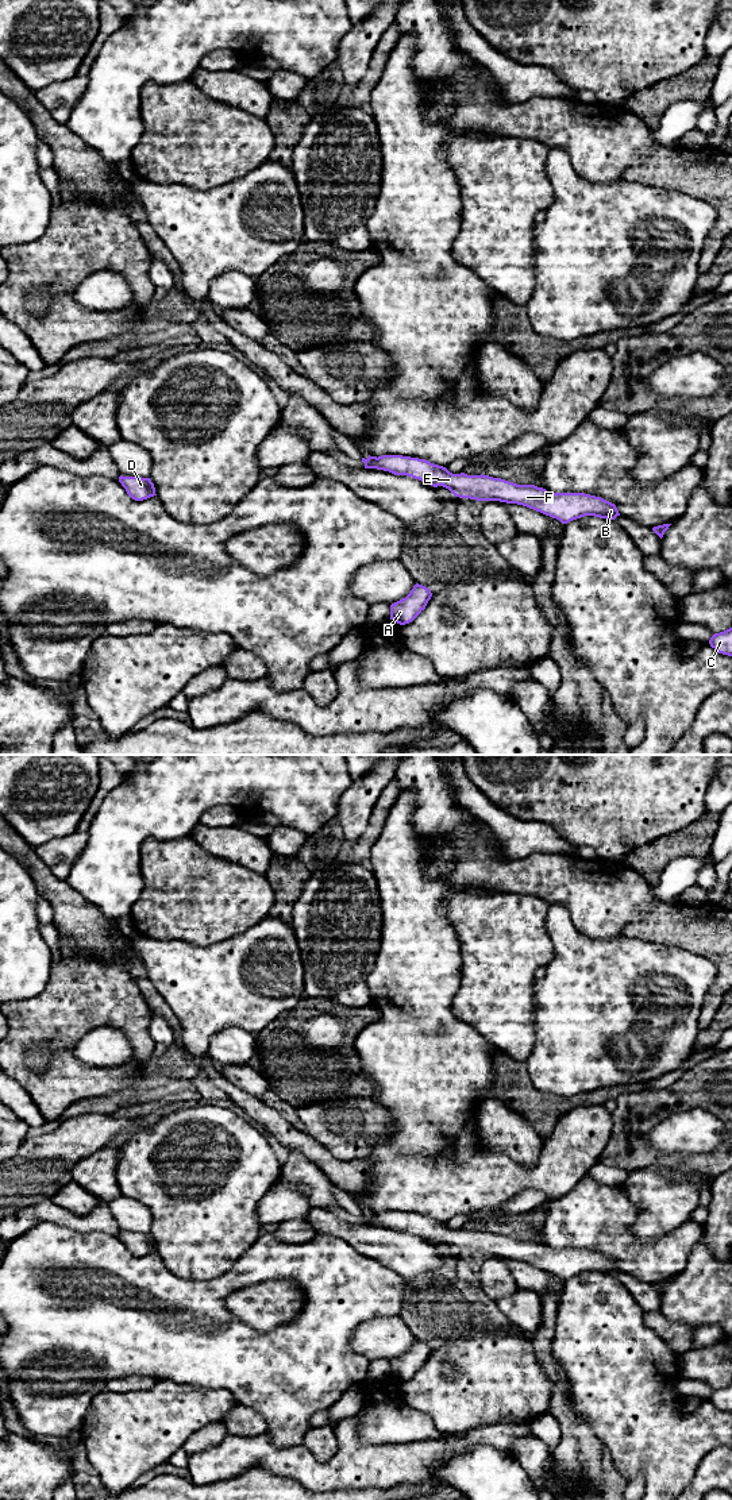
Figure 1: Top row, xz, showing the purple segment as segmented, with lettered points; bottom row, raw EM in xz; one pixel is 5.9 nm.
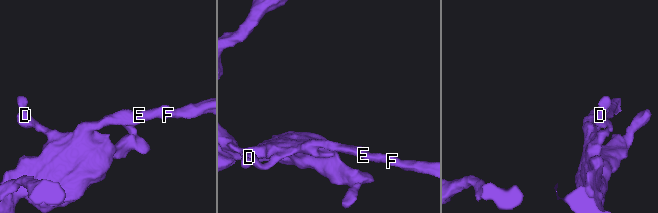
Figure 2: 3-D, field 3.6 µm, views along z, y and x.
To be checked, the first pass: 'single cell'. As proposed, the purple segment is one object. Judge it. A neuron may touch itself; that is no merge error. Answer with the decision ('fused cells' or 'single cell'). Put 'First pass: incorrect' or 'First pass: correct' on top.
First pass: correct
single cell

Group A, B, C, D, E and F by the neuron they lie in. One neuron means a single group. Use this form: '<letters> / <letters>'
A B C D E F

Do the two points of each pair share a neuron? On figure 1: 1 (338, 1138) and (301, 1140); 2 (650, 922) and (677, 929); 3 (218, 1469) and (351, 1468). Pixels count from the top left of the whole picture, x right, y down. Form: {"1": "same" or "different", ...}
{"1": "different", "2": "same", "3": "same"}

